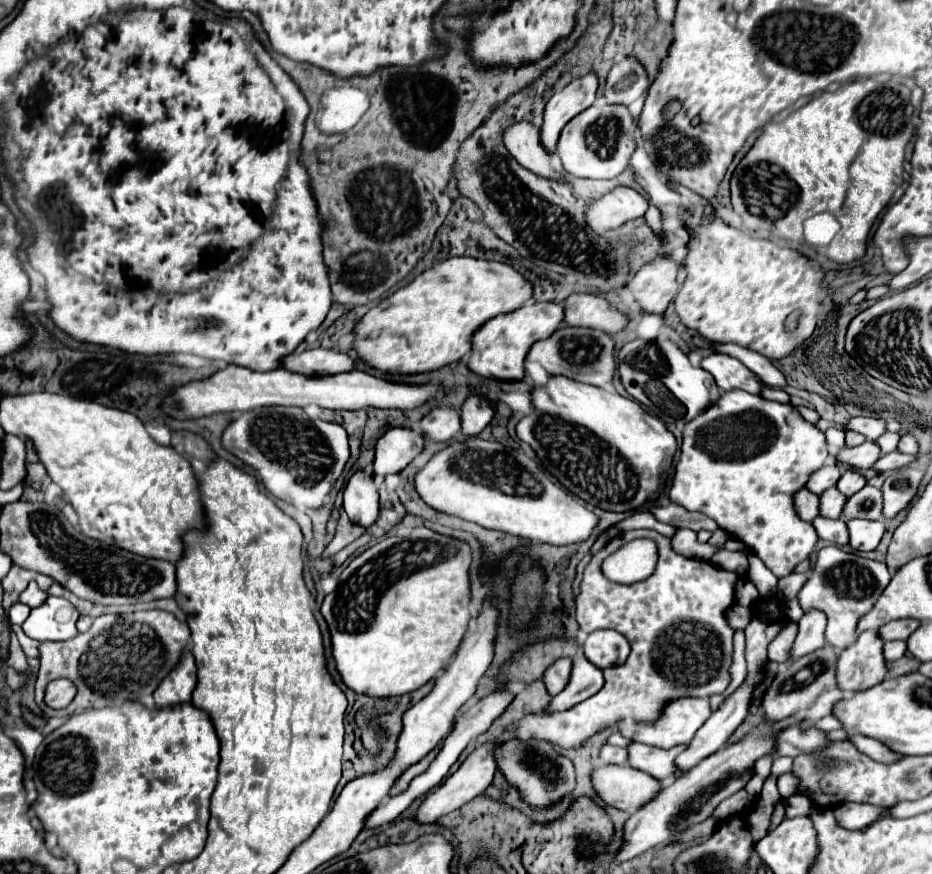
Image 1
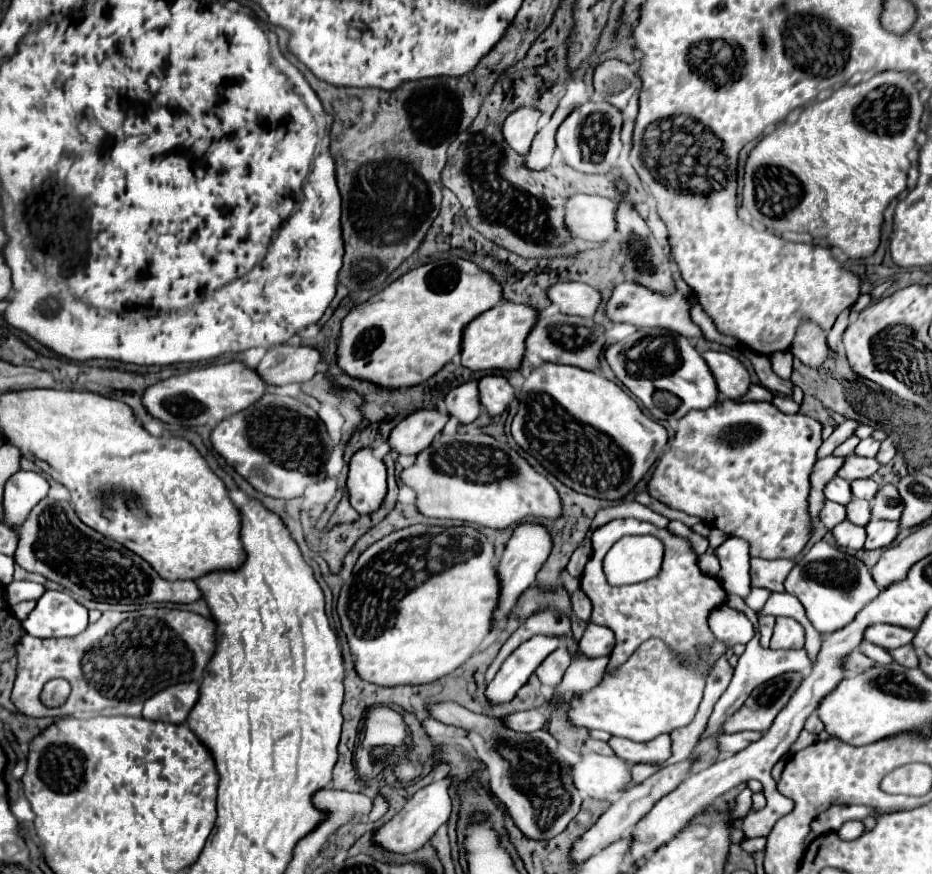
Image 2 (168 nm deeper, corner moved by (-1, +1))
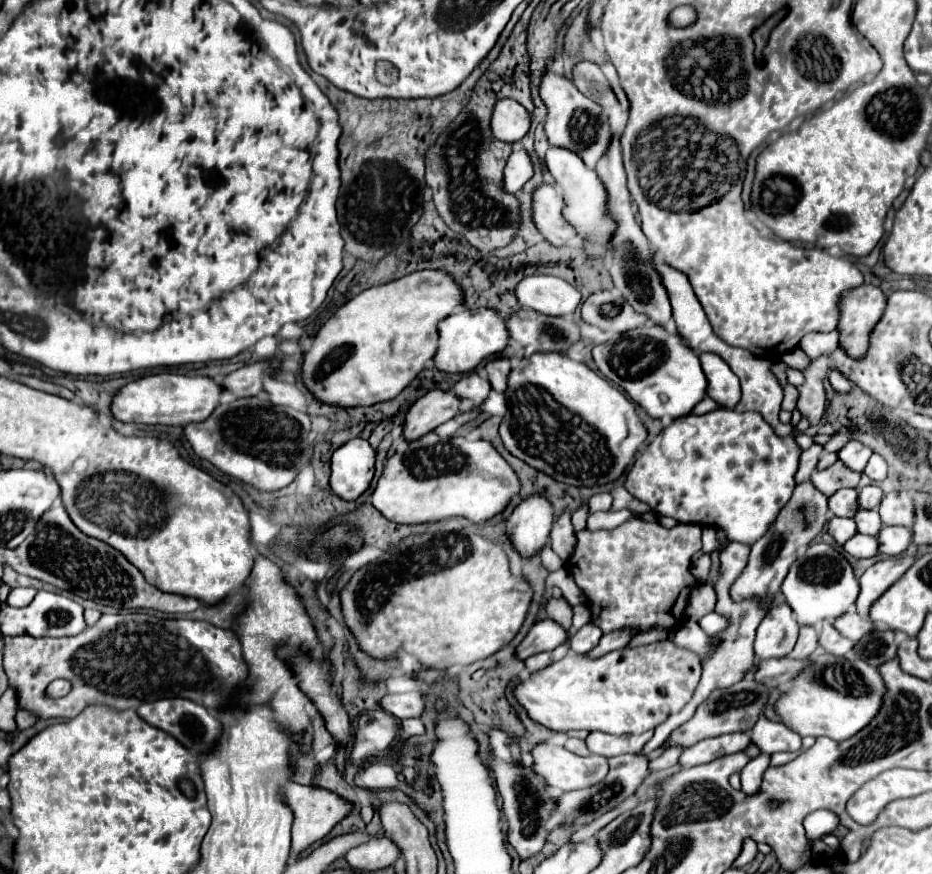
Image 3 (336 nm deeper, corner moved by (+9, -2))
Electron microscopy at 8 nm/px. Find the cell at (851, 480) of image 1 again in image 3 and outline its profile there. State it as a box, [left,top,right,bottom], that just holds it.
[859,485,883,509]

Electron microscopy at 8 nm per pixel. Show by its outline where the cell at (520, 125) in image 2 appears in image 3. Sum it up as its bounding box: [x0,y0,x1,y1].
[491,99,531,143]

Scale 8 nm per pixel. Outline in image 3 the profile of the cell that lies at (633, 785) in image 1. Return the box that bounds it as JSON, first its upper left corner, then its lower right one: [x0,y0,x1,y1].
[531,743,609,793]

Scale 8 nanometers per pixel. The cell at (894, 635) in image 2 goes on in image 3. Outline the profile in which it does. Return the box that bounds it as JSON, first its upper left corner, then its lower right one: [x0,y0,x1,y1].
[833,611,875,643]

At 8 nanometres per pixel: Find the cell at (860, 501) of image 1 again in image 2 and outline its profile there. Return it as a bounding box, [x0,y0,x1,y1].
[871,484,903,520]

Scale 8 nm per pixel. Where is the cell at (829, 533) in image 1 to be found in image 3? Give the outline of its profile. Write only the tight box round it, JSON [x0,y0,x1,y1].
[843,533,879,559]

